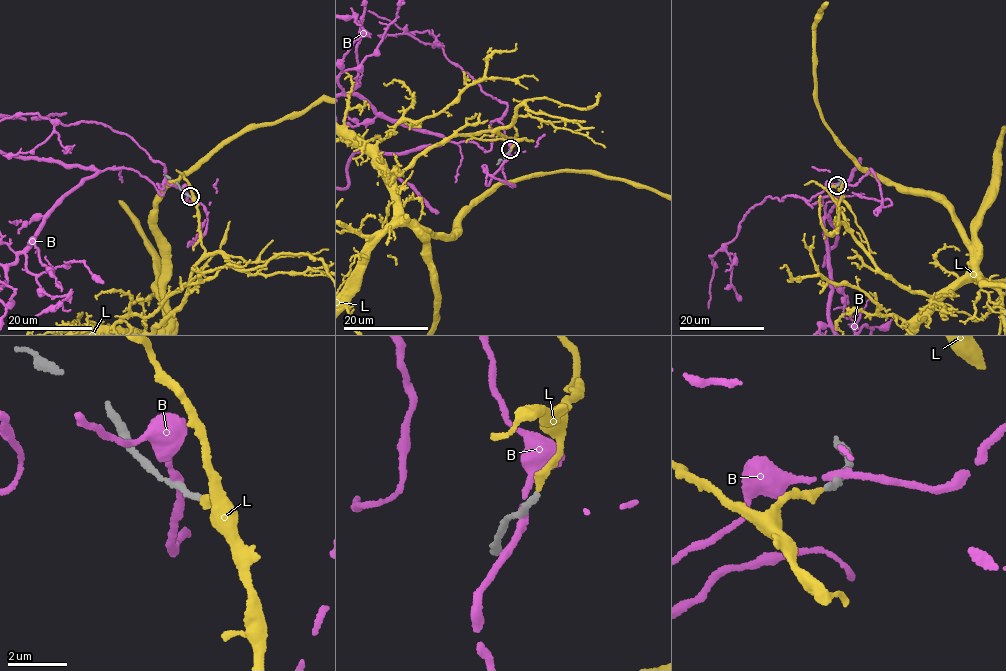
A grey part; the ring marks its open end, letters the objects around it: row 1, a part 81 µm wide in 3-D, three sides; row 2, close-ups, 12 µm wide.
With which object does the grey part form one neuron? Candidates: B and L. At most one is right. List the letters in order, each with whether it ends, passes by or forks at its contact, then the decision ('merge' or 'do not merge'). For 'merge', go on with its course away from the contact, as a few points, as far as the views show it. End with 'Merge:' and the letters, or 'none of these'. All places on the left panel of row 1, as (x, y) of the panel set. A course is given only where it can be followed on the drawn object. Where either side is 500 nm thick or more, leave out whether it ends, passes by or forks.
B: it passes by | do not merge
L: it ends | merge
Merge: L

